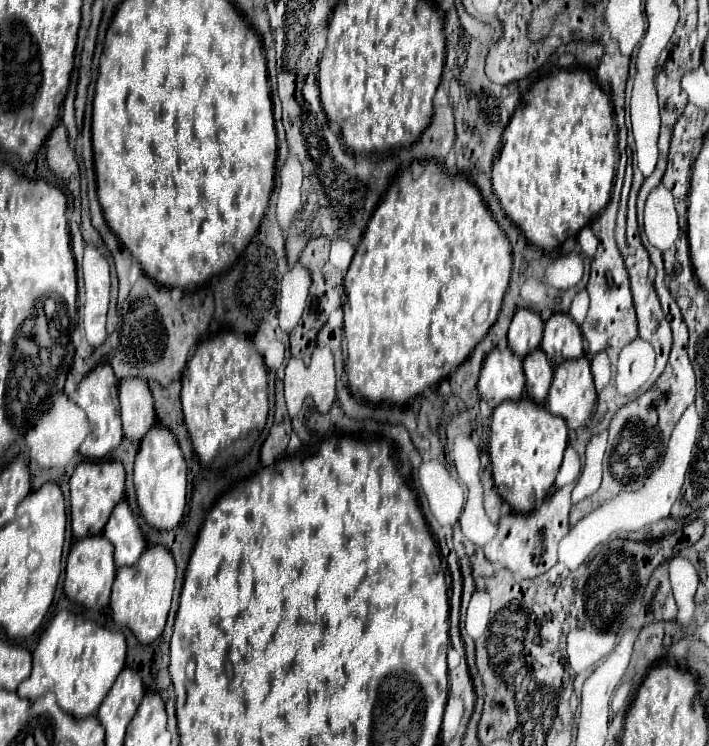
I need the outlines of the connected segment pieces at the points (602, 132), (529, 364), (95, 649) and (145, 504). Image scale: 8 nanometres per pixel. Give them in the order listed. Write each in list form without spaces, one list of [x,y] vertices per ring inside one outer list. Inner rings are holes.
[[[572,69],[572,71],[564,71],[558,75],[550,75],[540,79],[530,93],[524,99],[524,107],[520,107],[518,111],[514,111],[504,135],[502,135],[502,149],[498,159],[494,159],[492,165],[492,191],[498,197],[504,213],[520,227],[520,231],[524,233],[524,237],[528,239],[528,243],[540,247],[540,249],[548,249],[554,251],[558,247],[562,247],[562,243],[568,237],[576,237],[578,231],[586,225],[592,223],[592,219],[596,219],[602,209],[606,207],[606,203],[610,201],[610,191],[612,191],[612,183],[614,183],[614,173],[616,173],[616,161],[618,161],[618,127],[614,123],[614,111],[612,111],[612,103],[608,93],[596,83],[594,75],[590,75],[586,69]]]
[[[540,349],[526,355],[522,365],[524,365],[524,375],[526,375],[528,397],[532,401],[536,401],[538,405],[542,405],[548,395],[550,383],[552,383],[554,367],[550,367],[550,361],[546,359],[546,355],[542,355]]]
[[[64,609],[50,621],[32,657],[32,675],[20,683],[18,695],[36,701],[46,693],[54,693],[62,711],[76,719],[84,719],[98,709],[118,673],[124,669],[126,639],[122,633],[104,629],[82,615],[74,615]]]
[[[156,425],[140,443],[134,463],[134,487],[140,513],[152,529],[172,531],[180,525],[186,509],[186,461],[176,437],[162,425]]]

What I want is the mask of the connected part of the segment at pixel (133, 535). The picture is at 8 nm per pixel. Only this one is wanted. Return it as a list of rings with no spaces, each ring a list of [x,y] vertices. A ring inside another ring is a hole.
[[[120,501],[118,507],[114,507],[102,535],[114,545],[116,567],[134,565],[146,549],[142,531],[126,501]]]

